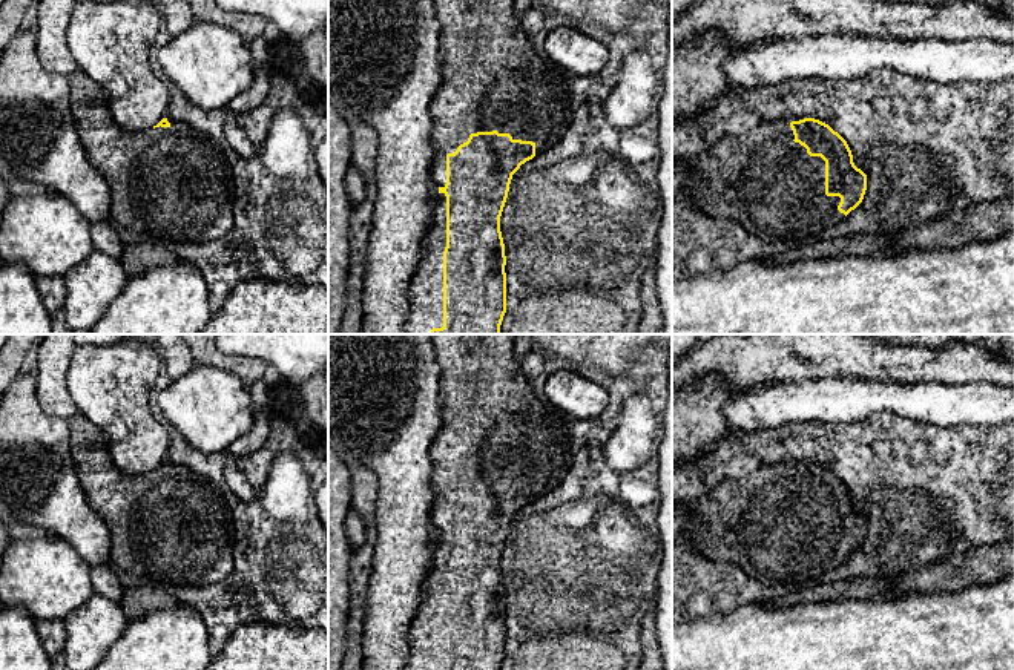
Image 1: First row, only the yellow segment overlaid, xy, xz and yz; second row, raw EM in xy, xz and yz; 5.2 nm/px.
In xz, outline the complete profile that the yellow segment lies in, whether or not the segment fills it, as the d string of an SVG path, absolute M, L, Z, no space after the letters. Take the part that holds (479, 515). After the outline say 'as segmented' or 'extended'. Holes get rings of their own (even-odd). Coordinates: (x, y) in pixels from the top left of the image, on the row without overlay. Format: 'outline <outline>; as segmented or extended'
outline M431 334L436 359L440 366L442 428L431 445L431 488L436 494L431 520L437 530L433 550L433 566L422 584L422 601L410 630L410 656L405 670L500 670L506 656L506 599L500 575L500 560L508 541L512 518L522 507L552 492L568 475L574 465L571 454L571 419L542 400L531 388L529 379L523 374L514 356L514 334Z; extended

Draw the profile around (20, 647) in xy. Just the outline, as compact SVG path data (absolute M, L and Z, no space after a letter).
M23 607L0 610L0 670L52 670L35 619Z

